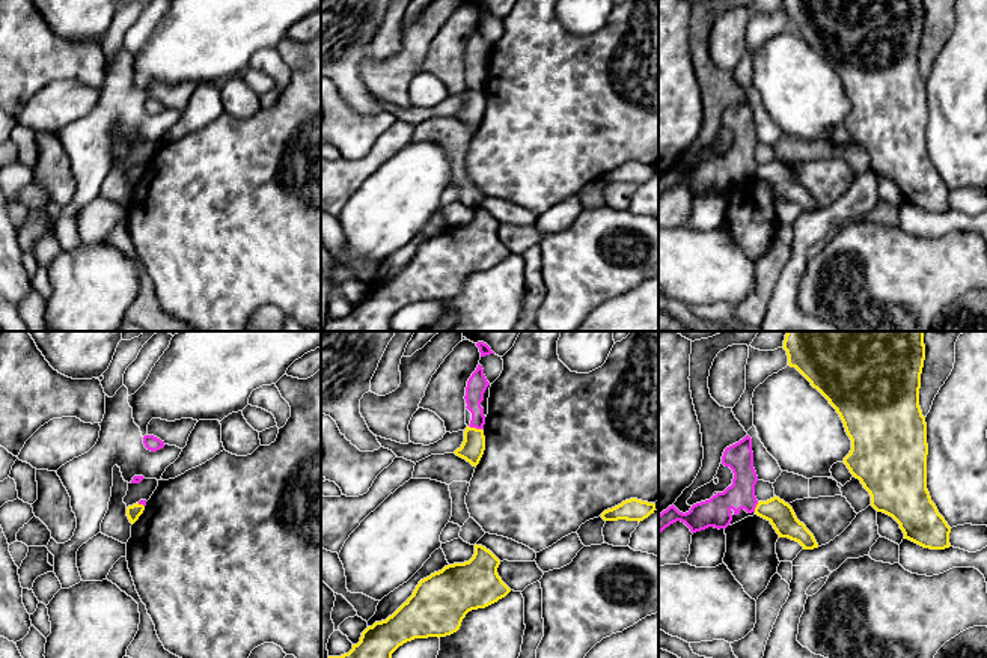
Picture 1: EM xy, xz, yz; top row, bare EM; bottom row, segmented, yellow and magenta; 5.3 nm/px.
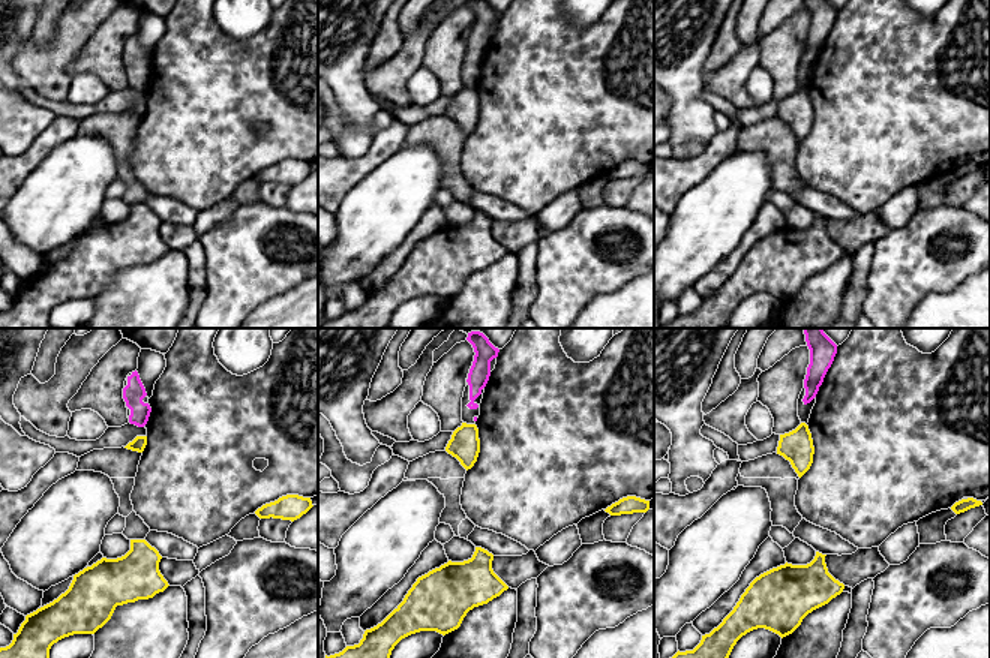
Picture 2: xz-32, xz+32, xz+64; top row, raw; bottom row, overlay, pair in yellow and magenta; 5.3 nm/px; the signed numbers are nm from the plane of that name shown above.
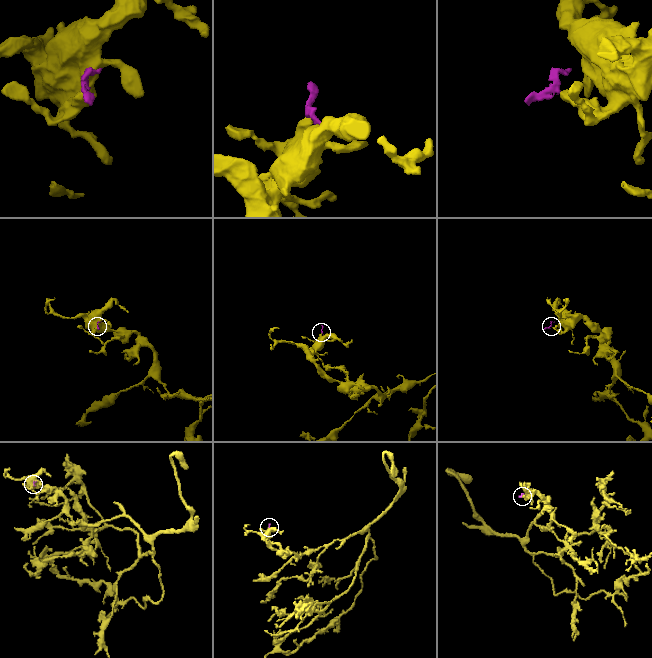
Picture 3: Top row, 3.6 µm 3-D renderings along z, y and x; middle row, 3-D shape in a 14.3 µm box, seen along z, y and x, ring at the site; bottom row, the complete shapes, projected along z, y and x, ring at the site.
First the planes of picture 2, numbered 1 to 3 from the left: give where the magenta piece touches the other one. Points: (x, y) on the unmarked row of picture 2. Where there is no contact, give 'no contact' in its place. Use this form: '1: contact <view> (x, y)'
1: no contact
2: no contact
3: no contact

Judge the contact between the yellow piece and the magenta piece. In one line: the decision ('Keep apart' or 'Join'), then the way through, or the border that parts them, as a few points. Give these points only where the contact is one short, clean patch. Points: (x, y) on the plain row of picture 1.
Keep apart. Boundary: xz (469, 88), (481, 92)

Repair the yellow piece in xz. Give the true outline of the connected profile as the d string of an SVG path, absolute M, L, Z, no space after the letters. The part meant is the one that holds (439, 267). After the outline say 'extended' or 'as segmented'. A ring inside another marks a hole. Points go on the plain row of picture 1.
M475 206L469 224L448 227L420 242L413 257L392 279L368 289L348 316L328 319L324 331L390 331L392 316L404 306L457 295L469 274L485 271L511 254L497 236L499 227L500 223L490 212Z; as segmented

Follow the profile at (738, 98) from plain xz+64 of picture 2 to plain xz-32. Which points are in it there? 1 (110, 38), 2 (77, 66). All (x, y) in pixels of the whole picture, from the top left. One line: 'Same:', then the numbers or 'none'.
Same: none

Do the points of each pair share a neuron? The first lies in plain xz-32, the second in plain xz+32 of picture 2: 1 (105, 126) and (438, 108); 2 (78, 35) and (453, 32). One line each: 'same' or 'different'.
1: different
2: different

